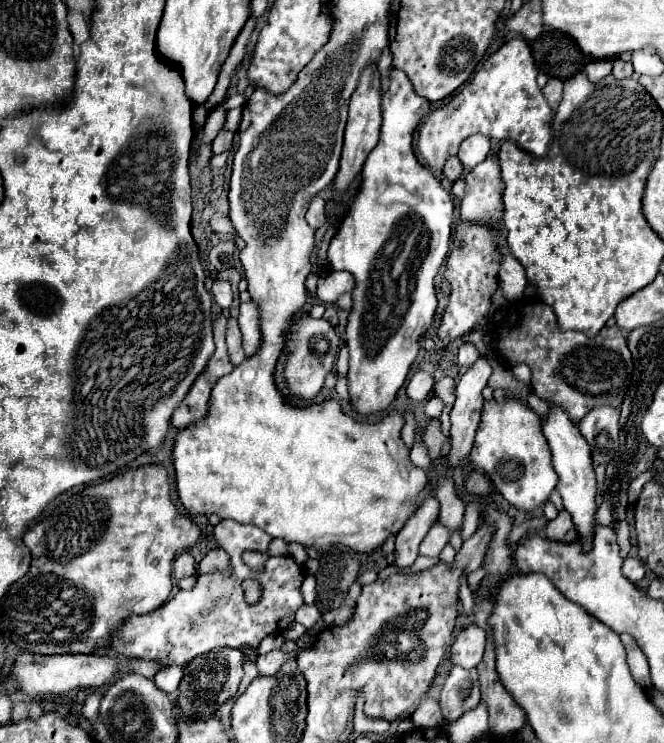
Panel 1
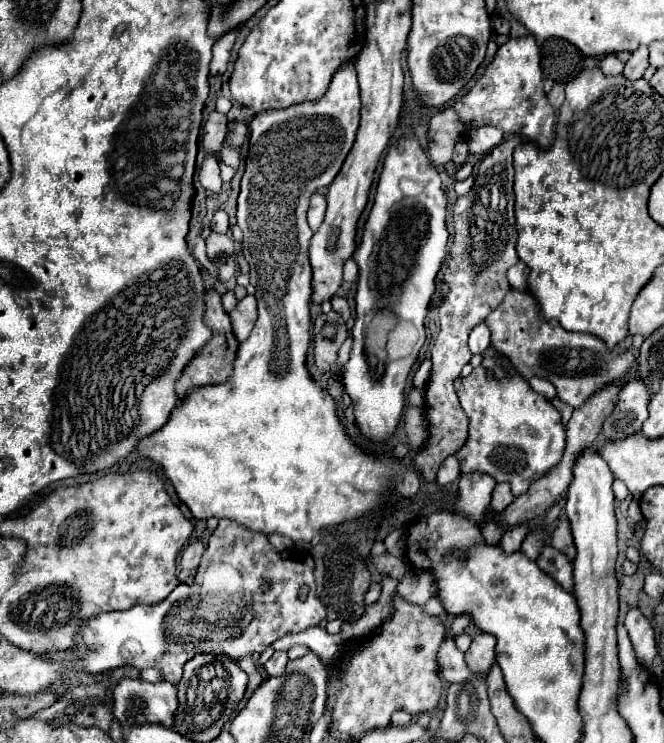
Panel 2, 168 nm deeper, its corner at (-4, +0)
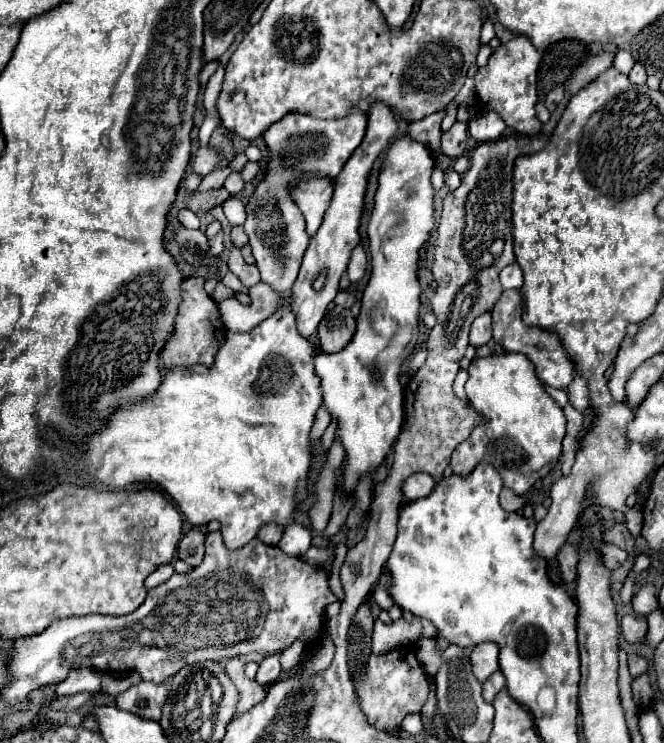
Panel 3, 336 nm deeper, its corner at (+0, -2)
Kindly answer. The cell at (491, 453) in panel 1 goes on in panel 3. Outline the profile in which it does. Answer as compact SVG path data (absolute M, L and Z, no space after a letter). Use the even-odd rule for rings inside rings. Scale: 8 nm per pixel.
M492 352L484 358L474 358L468 368L466 394L472 406L476 408L476 412L488 416L490 422L480 424L464 442L458 444L458 448L452 454L450 468L454 470L454 474L466 476L474 470L478 462L486 460L500 470L506 488L514 490L516 494L526 494L536 480L544 478L558 464L562 456L562 440L566 436L566 416L562 408L544 390L544 384L536 376L532 362L524 354L514 354L514 352L504 352L504 354Z

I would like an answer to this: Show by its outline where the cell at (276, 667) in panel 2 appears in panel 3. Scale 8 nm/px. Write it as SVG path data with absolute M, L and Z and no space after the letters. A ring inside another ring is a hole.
M280 654L276 656L266 656L262 662L260 662L260 670L256 674L256 682L262 684L262 686L270 686L274 684L282 674L282 668L280 668Z

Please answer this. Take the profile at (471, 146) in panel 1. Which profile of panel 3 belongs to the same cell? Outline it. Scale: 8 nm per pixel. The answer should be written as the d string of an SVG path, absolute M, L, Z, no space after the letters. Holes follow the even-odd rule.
M484 112L474 116L468 122L468 132L476 142L490 142L490 140L498 140L504 132L506 124L504 120L496 114L496 112Z

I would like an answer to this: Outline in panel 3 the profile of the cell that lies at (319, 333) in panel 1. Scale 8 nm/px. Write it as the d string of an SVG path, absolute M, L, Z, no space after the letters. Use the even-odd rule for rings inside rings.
M334 306L318 324L320 348L324 352L338 352L352 340L354 330L356 330L356 318L352 316L352 312L348 308Z

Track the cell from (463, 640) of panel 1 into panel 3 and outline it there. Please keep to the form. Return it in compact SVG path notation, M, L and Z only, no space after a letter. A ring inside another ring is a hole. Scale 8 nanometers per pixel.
M482 642L482 644L474 646L470 662L472 662L472 670L480 682L488 680L490 674L498 670L498 666L500 666L498 652L500 652L500 648L496 642Z

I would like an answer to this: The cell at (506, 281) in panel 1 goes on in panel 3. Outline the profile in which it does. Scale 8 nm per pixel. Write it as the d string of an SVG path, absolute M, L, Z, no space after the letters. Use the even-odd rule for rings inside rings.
M514 262L514 264L508 264L502 272L500 272L500 282L504 288L520 288L522 282L524 282L524 276L522 276L522 268Z

